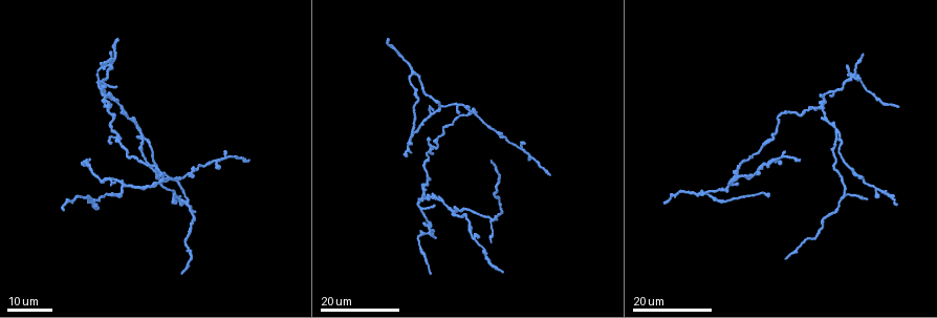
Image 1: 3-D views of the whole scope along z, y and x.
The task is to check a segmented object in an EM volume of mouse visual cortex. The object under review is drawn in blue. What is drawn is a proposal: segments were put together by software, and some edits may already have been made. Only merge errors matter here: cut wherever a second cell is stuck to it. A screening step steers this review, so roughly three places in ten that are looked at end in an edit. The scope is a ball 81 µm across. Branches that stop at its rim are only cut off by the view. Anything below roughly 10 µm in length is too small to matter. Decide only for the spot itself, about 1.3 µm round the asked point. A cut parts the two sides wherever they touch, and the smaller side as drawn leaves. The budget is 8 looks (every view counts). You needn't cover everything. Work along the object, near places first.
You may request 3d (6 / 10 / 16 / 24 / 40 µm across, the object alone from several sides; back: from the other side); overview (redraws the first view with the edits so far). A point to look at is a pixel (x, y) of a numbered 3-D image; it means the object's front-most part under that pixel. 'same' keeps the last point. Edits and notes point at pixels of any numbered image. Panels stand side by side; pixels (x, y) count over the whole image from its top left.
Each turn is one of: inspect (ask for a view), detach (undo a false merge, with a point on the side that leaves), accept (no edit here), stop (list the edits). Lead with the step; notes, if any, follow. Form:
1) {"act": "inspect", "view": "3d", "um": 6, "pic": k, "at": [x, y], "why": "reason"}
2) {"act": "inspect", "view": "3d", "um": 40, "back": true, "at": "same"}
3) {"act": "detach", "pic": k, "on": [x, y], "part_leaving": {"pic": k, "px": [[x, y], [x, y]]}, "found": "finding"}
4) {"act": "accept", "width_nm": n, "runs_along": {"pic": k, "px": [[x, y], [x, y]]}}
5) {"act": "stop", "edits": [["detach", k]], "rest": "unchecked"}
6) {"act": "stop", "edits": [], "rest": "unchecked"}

{"act": "inspect", "view": "3d", "um": 24, "pic": 1, "at": [519, 148], "why": "three-way junction"}

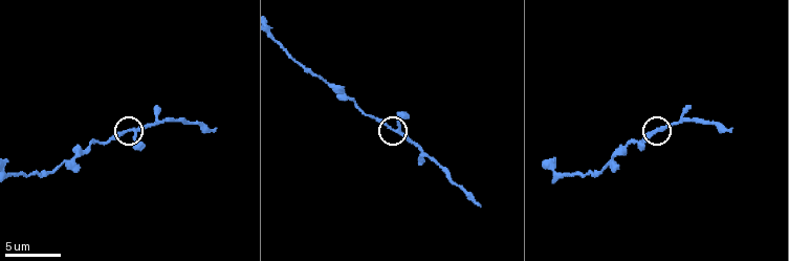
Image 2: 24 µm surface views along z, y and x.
{"act": "inspect", "view": "3d", "um": 6, "pic": 2, "at": [127, 130], "why": "zoom in"}

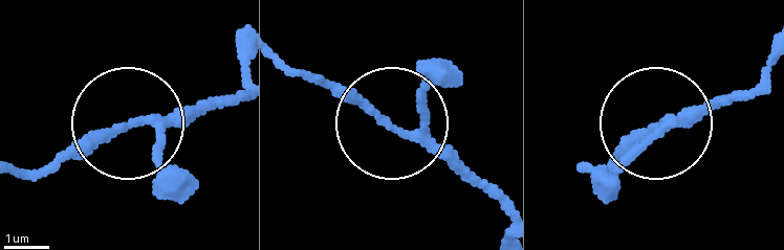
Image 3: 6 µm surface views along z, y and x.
{"act": "accept", "runs_along": {"pic": 3, "px": [[20, 167], [231, 99]]}, "found": "one cell here"}

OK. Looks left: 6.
{"act": "inspect", "view": "3d", "um": 16, "pic": 1, "at": [441, 106], "why": "arms part here"}

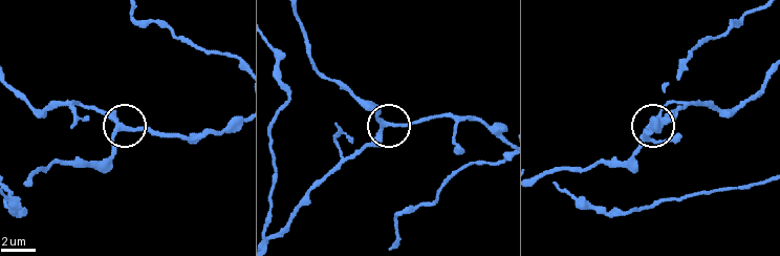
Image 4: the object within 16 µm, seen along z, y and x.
{"act": "inspect", "view": "3d", "um": 10, "pic": 4, "at": [119, 126]}

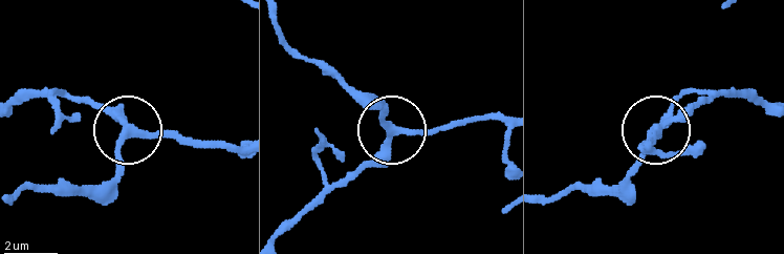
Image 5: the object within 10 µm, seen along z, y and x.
{"act": "accept", "width_nm": 270, "runs_along": {"pic": 5, "px": [[239, 149], [199, 149], [166, 135], [131, 133], [93, 98]]}, "found": "continuous, no second cell"}

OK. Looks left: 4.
{"act": "inspect", "view": "3d", "um": 16, "pic": 2, "at": [561, 177], "why": "branch point"}

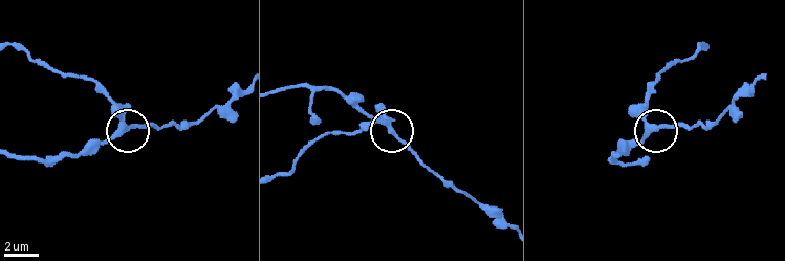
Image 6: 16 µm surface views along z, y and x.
{"act": "accept", "arms": 3, "found": "one cell here"}

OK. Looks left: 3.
{"act": "inspect", "view": "3d", "um": 24, "pic": 1, "at": [411, 75], "why": "arms part here"}

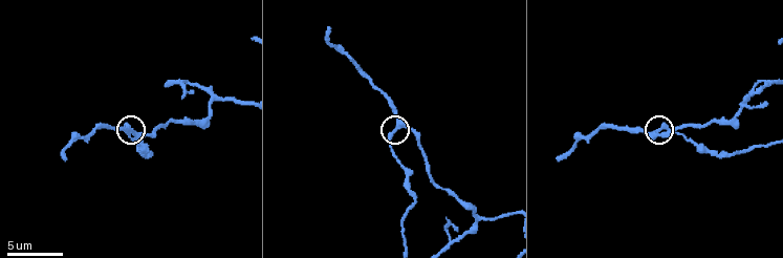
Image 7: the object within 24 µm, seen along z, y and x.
{"act": "inspect", "view": "3d", "um": 6, "pic": 7, "at": [399, 125]}

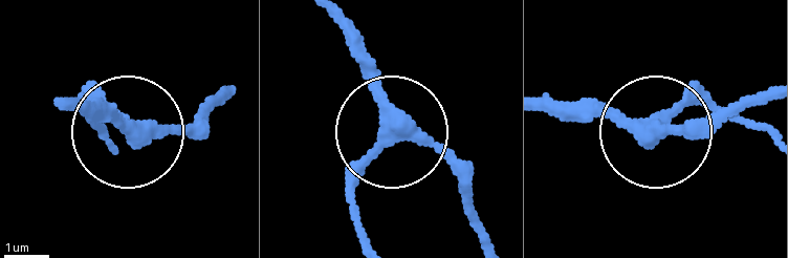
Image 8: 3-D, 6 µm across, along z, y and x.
{"act": "inspect", "view": "3d", "um": 6, "back": true, "pic": 8, "at": [659, 120], "why": "other side"}

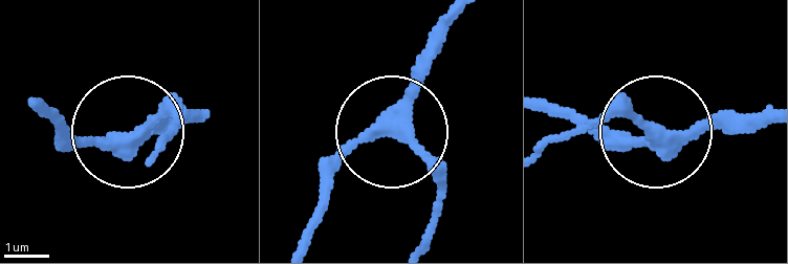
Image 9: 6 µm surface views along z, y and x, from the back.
{"act": "accept", "arms": 3, "runs_along": {"pic": 9, "px": [[300, 245], [329, 177], [393, 129], [431, 35]]}, "found": "one cell here"}

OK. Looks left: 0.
{"act": "stop", "edits": [], "rest": "unchecked"}

